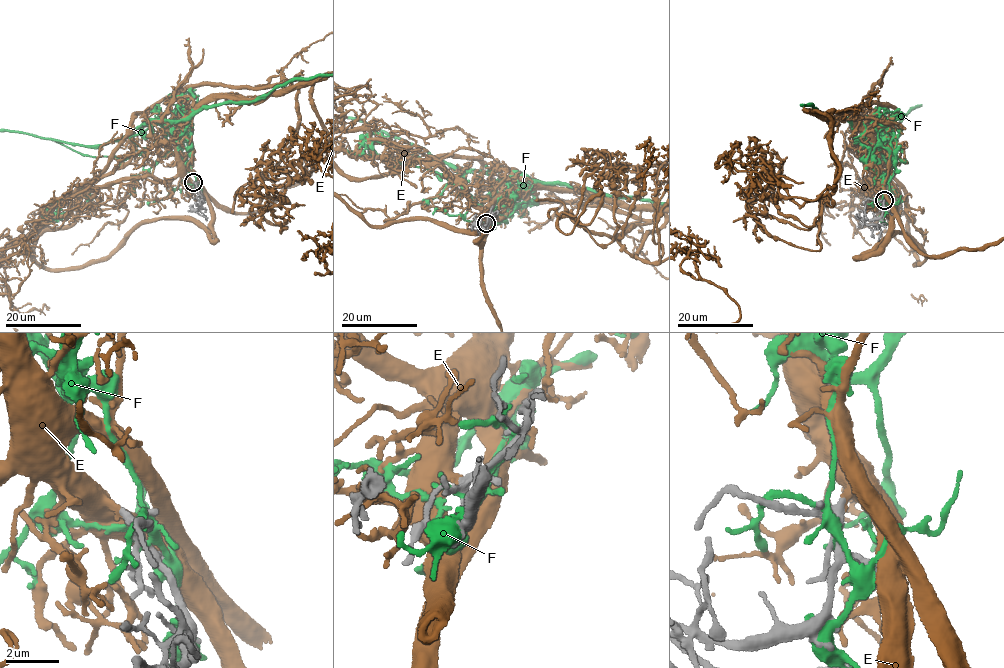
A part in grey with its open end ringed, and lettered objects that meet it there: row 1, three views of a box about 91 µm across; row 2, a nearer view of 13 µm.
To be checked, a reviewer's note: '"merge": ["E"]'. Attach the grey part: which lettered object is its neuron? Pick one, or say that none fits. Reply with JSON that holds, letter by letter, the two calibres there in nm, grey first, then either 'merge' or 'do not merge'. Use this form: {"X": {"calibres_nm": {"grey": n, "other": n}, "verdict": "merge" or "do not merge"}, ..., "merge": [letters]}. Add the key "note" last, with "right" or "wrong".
{"E": {"calibres_nm": {"grey": 240, "other": 280}, "verdict": "merge"}, "F": {"calibres_nm": {"grey": 240, "other": 240}, "verdict": "do not merge"}, "merge": ["E"], "note": "right"}

